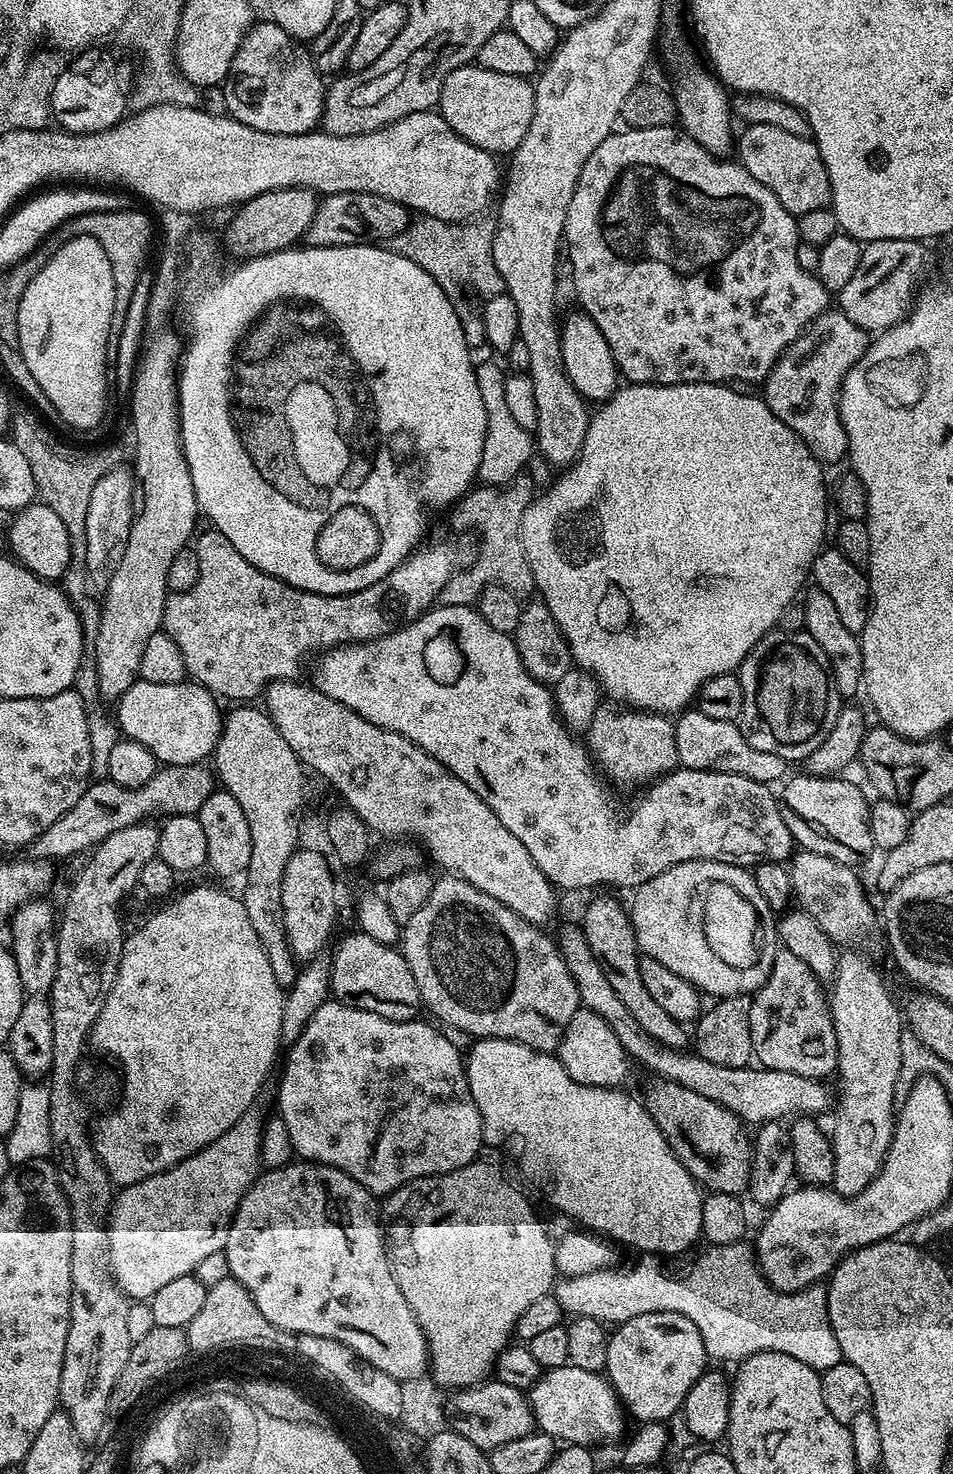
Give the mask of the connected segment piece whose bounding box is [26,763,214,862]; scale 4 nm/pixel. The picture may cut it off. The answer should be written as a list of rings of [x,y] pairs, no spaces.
[[[203,763],[170,764],[157,770],[154,778],[150,778],[150,782],[146,782],[141,788],[123,788],[107,778],[101,779],[101,784],[89,783],[82,798],[78,798],[78,802],[74,802],[74,806],[70,806],[70,810],[66,810],[66,814],[62,814],[62,818],[58,818],[58,822],[54,822],[46,830],[42,830],[42,834],[38,834],[38,838],[34,838],[34,842],[27,845],[27,855],[33,860],[51,860],[53,862],[68,860],[71,856],[78,855],[79,852],[87,853],[95,848],[112,832],[126,830],[126,826],[142,824],[149,818],[156,818],[152,816],[160,816],[159,818],[195,816],[196,811],[202,806],[202,802],[206,802],[206,798],[214,791],[213,773],[209,769],[207,772],[204,767]]]

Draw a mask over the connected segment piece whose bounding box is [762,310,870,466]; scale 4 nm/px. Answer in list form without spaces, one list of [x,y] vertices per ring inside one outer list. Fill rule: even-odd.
[[[829,310],[812,321],[804,335],[791,344],[762,382],[762,398],[770,406],[770,410],[774,410],[774,414],[782,418],[782,422],[786,422],[790,430],[794,430],[798,439],[806,442],[810,454],[814,454],[814,458],[820,461],[821,465],[838,464],[847,457],[848,439],[840,417],[840,387],[848,371],[864,356],[869,343],[869,333],[854,326],[854,322],[850,322],[844,312]]]

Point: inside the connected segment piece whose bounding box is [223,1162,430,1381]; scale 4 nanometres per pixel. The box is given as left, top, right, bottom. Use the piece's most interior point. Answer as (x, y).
(307, 1241)

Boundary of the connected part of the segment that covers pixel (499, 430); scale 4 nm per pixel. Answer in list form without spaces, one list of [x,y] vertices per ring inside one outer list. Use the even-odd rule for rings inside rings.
[[[492,362],[475,365],[475,381],[478,382],[478,392],[486,411],[486,439],[483,442],[483,458],[479,464],[477,477],[481,483],[489,487],[508,484],[525,469],[523,467],[532,452],[534,454],[531,433],[518,426],[518,422],[510,416],[510,410],[507,409],[505,386],[507,373],[502,366],[501,368]]]

